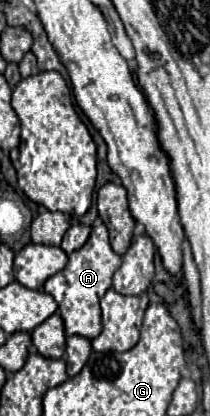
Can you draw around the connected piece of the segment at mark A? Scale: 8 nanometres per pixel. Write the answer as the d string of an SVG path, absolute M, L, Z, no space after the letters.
M99 222L93 226L87 244L75 250L73 254L69 254L69 264L65 266L65 270L51 276L45 282L44 291L55 298L67 336L83 336L87 340L99 336L101 332L99 300L111 288L111 276L119 266L121 266L121 258L111 250L107 228L103 222Z

